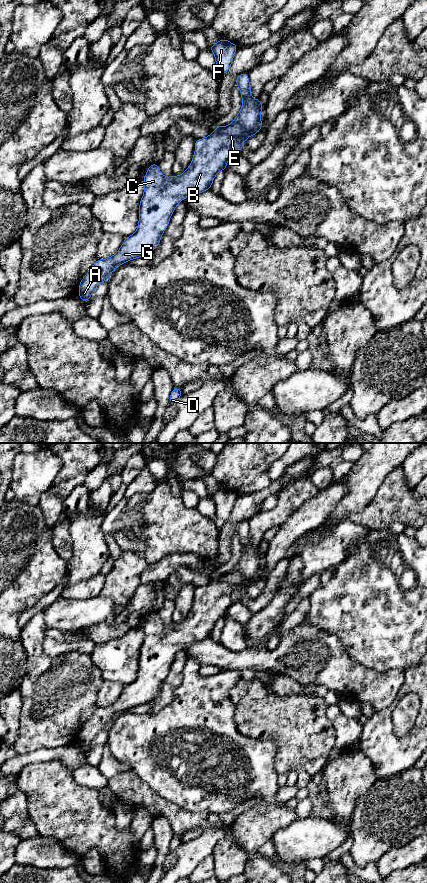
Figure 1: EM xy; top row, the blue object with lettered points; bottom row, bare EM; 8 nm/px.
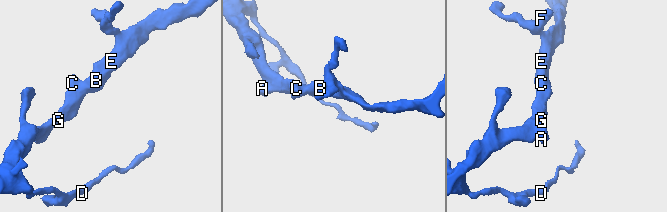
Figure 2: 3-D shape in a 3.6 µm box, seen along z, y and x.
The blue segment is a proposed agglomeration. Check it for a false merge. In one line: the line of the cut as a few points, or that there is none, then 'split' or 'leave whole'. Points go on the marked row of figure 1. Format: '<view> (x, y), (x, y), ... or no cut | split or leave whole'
no cut | leave whole

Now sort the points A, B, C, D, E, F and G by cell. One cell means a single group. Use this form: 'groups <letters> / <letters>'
groups A B C D E F G

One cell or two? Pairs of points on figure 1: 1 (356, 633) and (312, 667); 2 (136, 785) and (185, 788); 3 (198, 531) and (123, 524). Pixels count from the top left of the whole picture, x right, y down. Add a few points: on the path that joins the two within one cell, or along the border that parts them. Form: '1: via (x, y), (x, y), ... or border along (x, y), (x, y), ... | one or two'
1: border along (322, 630), (333, 633), (345, 651), (356, 662) | two
2: border along (132, 770), (155, 792), (168, 800) | two
3: via (179, 530), (142, 528) | one

